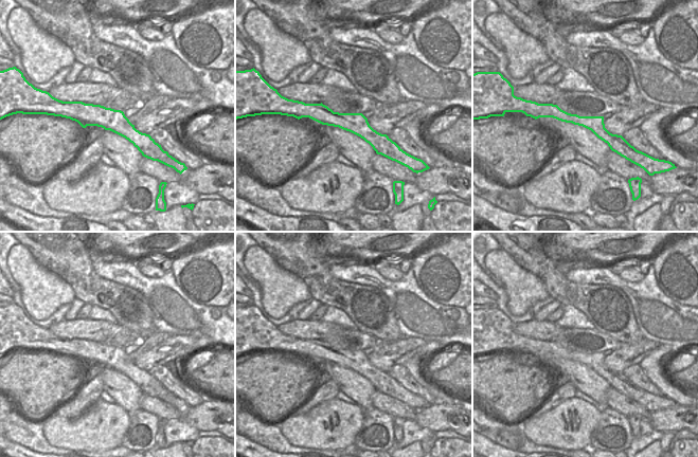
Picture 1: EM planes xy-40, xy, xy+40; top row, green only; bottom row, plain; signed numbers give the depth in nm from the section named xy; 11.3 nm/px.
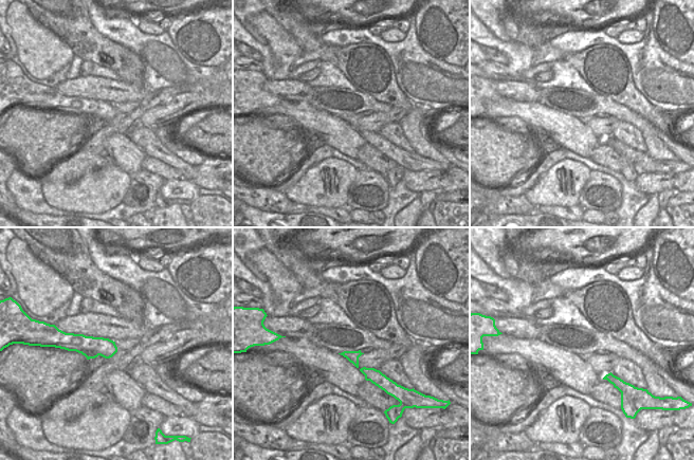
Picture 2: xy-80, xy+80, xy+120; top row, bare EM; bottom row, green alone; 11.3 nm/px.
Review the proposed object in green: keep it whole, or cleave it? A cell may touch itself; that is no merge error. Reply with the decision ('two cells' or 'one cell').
two cells

